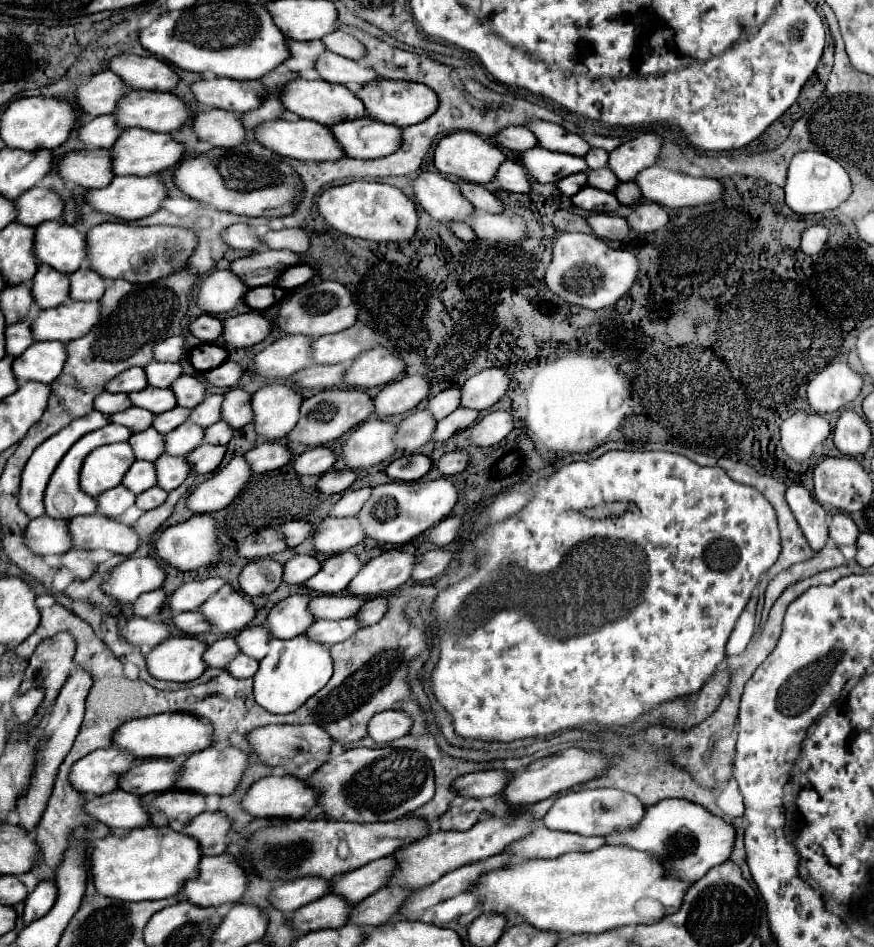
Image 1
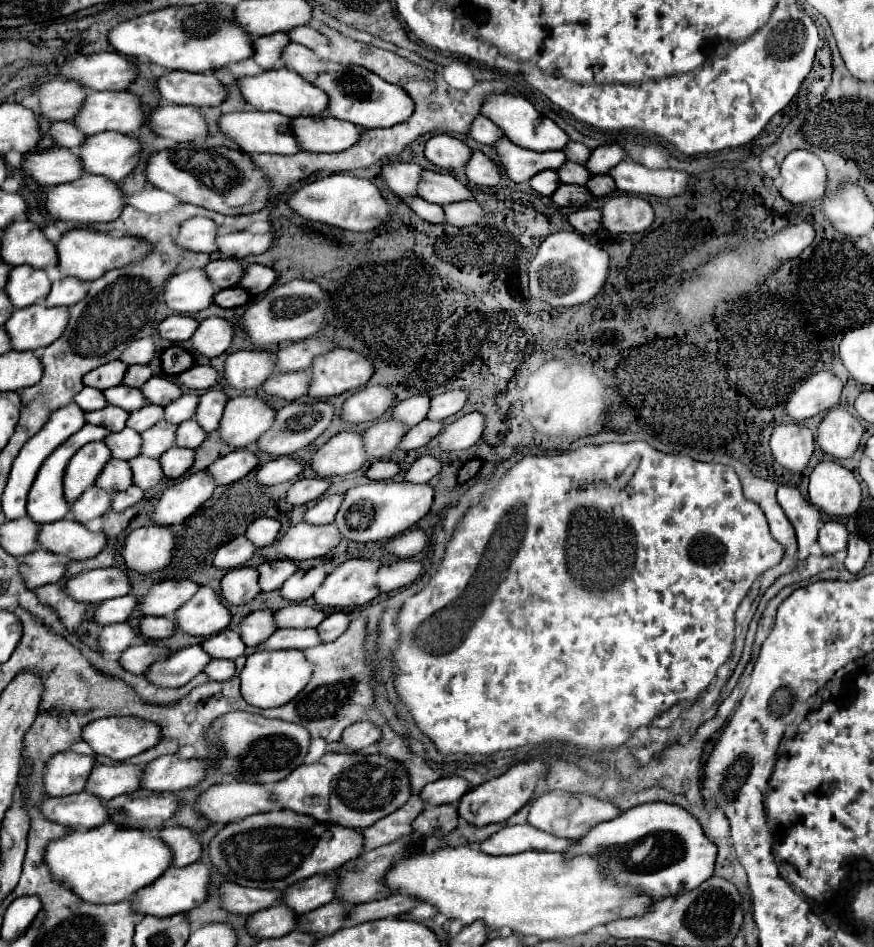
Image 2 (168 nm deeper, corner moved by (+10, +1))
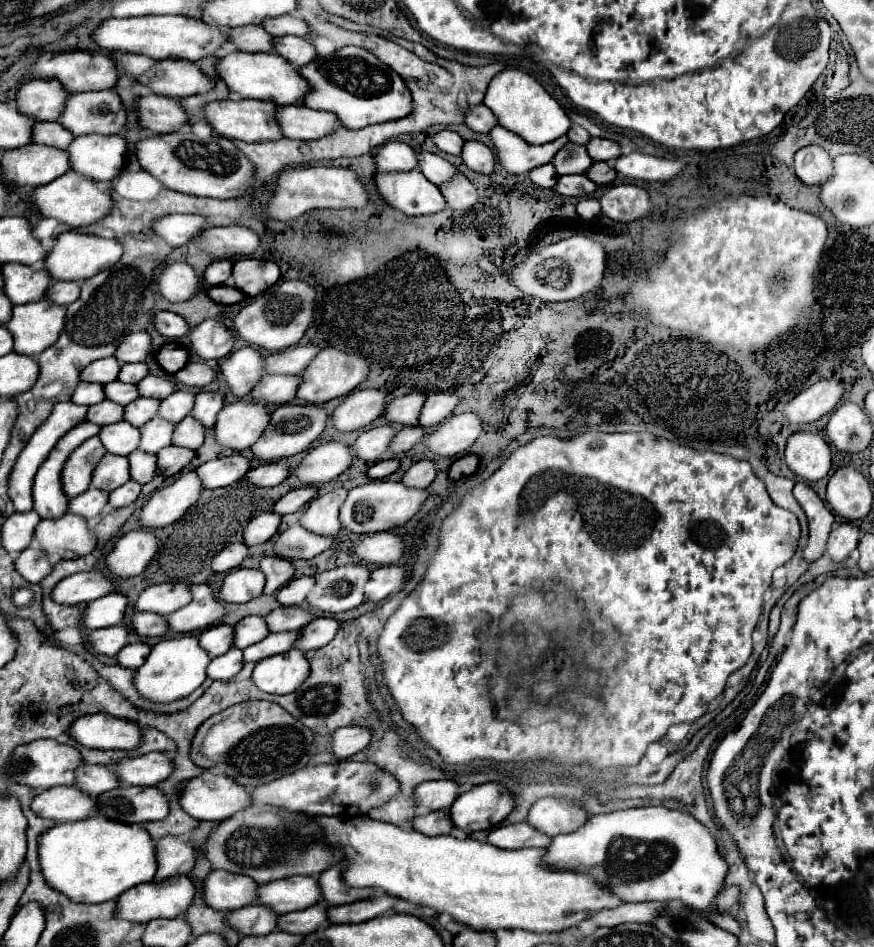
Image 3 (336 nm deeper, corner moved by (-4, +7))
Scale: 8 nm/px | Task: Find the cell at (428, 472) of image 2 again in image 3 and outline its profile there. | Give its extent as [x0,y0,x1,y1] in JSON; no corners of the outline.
[401,460,437,488]

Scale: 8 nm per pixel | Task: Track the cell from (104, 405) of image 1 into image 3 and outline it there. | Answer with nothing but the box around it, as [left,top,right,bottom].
[71,382,105,406]

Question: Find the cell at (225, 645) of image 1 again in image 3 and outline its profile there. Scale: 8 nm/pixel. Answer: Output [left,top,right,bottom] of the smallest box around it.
[135,636,211,702]

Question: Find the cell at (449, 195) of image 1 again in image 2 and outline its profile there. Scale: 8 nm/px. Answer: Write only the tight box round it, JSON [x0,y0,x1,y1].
[381,162,421,198]

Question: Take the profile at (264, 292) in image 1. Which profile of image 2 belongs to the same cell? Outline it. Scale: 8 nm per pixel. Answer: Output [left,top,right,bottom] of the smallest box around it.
[213,286,249,308]

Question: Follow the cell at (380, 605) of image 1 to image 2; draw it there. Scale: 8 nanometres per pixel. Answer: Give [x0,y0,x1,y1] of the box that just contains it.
[317,612,349,642]

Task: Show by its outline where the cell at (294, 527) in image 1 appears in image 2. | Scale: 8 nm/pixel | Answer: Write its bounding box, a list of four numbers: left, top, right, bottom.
[245,518,279,548]

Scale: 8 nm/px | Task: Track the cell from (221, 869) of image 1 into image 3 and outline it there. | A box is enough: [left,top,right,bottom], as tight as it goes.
[117,874,197,922]

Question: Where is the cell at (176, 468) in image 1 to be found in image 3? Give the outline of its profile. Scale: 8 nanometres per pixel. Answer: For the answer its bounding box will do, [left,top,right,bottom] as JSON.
[129,450,159,484]

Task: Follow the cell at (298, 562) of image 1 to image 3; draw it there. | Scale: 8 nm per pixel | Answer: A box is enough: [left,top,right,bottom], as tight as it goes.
[259,556,295,594]

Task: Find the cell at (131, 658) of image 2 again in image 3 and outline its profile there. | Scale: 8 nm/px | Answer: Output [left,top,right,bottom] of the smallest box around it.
[117,642,151,670]

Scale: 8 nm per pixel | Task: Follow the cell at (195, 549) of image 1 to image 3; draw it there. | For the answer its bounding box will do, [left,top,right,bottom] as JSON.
[107,528,159,578]

